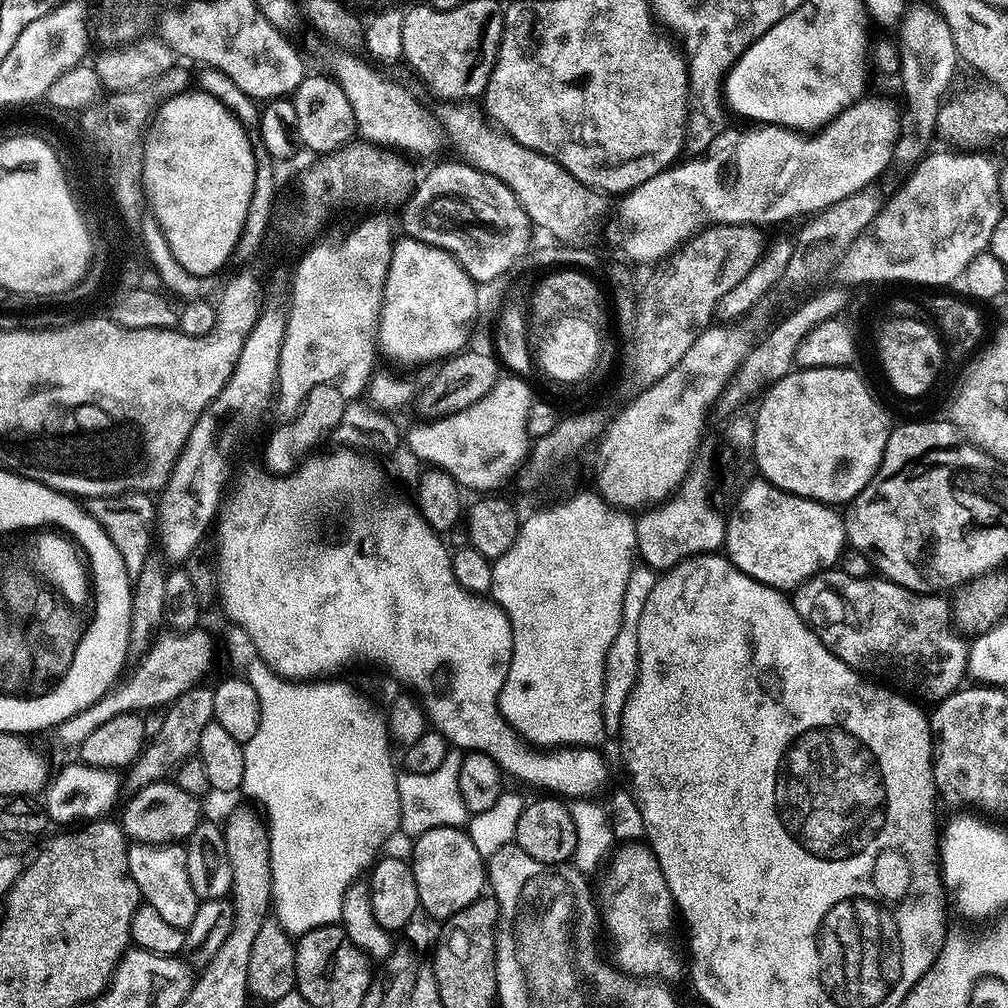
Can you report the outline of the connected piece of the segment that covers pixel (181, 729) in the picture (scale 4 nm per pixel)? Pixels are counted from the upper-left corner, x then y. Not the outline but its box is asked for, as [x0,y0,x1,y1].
[131,686,214,790]

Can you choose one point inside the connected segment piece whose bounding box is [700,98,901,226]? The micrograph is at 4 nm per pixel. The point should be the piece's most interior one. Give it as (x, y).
(807, 172)

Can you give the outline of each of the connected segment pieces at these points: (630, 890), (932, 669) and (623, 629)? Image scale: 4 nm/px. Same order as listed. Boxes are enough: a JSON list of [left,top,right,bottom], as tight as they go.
[[602,844,686,982],[790,570,969,702],[604,566,658,734]]

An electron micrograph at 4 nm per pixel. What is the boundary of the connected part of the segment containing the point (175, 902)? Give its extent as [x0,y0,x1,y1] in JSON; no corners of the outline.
[128,843,198,929]

